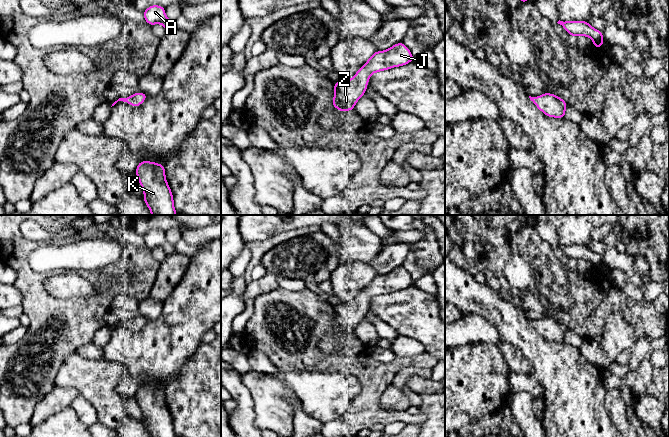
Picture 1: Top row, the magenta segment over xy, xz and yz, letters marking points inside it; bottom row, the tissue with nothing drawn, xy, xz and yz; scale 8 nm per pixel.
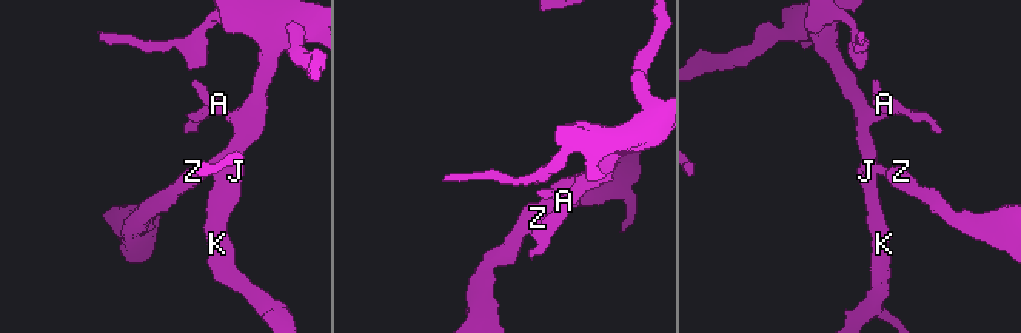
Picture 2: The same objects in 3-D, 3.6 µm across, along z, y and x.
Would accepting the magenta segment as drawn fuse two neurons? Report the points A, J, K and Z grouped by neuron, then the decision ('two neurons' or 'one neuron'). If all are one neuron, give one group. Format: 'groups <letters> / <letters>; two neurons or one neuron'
groups A J K Z; one neuron

